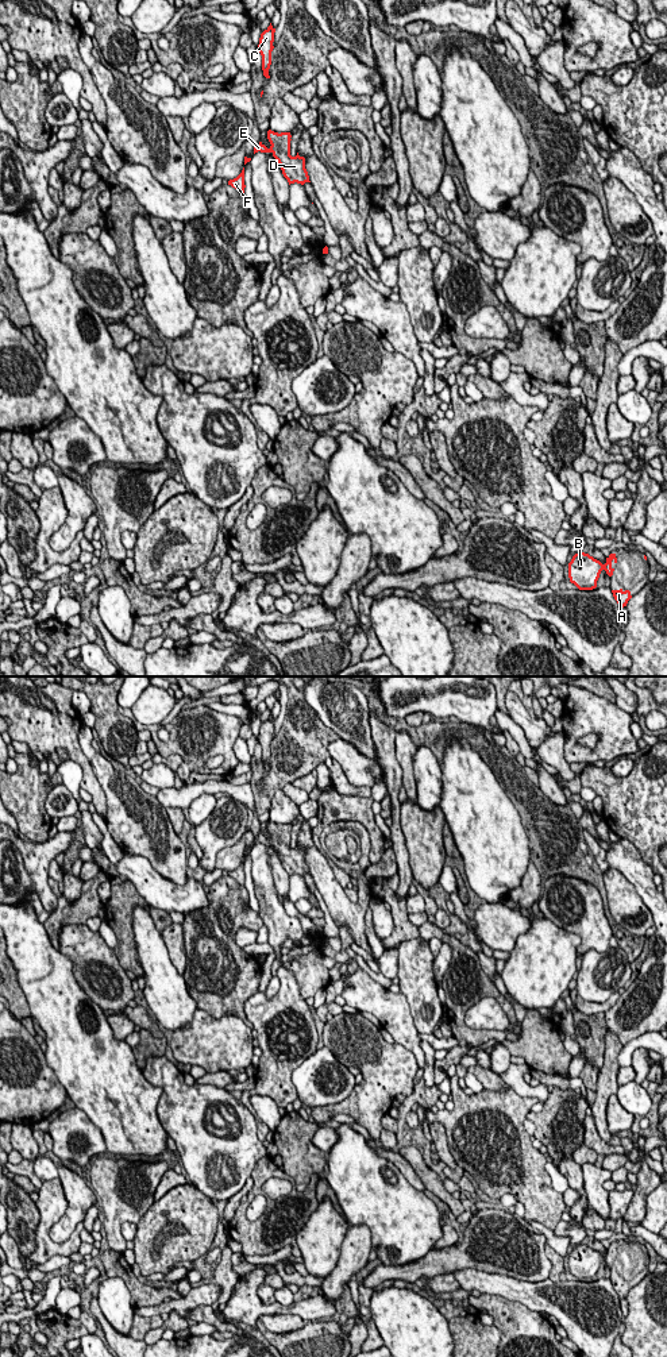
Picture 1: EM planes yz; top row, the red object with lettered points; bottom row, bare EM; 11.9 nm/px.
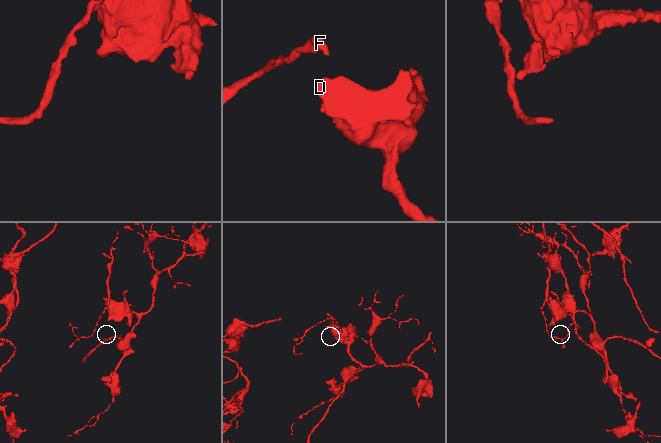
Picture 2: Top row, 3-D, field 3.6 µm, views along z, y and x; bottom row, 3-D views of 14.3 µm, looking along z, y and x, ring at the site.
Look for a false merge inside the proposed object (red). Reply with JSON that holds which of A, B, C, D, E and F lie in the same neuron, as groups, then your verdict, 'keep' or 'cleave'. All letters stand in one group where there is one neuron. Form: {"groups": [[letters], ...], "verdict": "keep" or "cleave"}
{"groups": [["A", "B", "C", "D", "E", "F"]], "verdict": "keep"}

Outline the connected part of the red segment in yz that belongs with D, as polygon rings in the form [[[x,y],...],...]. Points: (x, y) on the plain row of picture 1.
[[[269,821],[267,830],[271,837],[267,840],[262,833],[259,833],[254,837],[254,845],[258,843],[271,844],[278,852],[282,866],[288,871],[289,876],[294,874],[304,876],[305,874],[311,874],[305,860],[305,849],[300,848],[298,844],[296,848],[290,847],[290,829],[290,824],[278,825]]]

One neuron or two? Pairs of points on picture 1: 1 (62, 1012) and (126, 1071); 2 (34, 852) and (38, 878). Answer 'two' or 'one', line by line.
1: one
2: one

